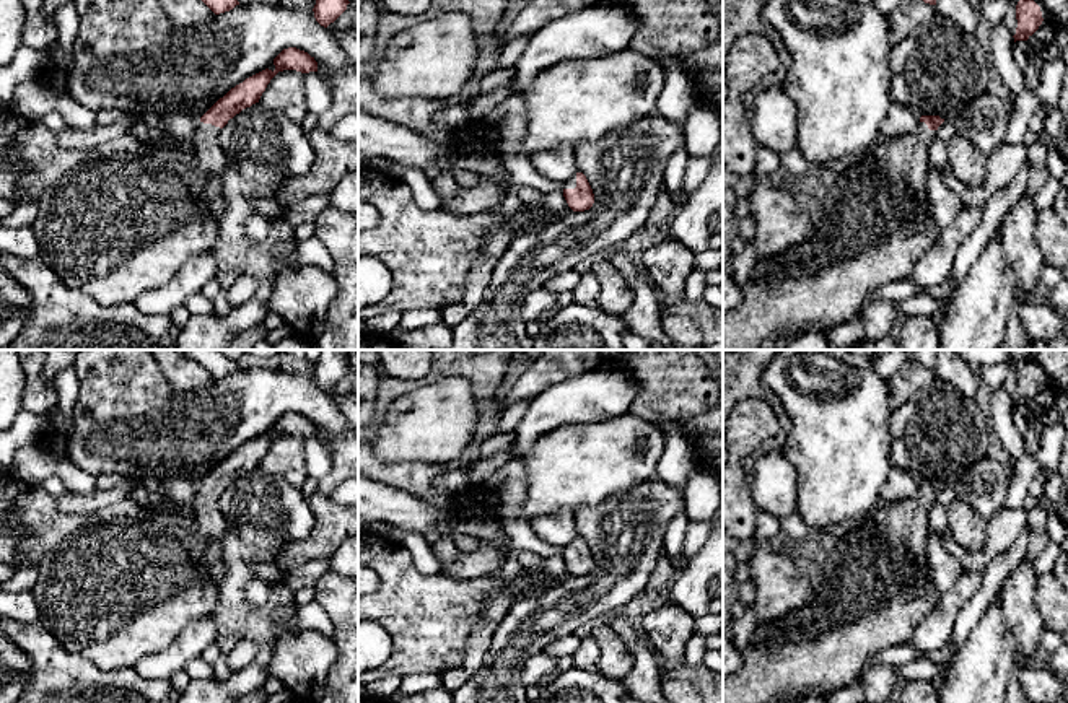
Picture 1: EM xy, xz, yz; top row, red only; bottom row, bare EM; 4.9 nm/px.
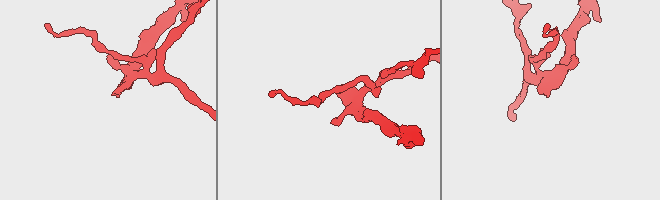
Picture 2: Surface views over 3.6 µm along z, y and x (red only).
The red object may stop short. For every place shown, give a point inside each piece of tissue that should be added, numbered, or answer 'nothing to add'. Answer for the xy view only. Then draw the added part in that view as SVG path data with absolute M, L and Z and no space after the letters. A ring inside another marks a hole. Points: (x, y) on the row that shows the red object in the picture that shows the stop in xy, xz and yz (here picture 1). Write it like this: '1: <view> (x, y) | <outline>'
1: xy (114, 227) | M200 122L195 130L195 163L168 161L155 155L111 155L88 151L81 163L68 169L52 186L42 189L33 231L39 244L39 260L57 273L67 286L86 293L103 306L134 304L145 291L166 285L192 257L212 252L220 239L220 220L208 208L207 181L221 177L228 166L218 135L221 129Z

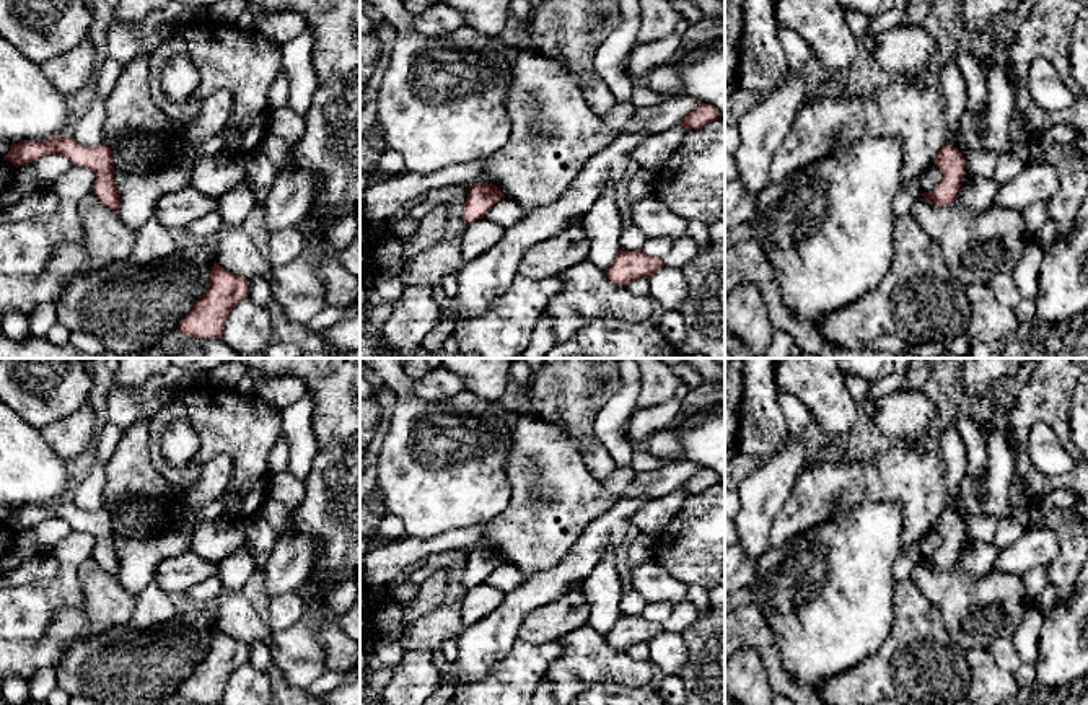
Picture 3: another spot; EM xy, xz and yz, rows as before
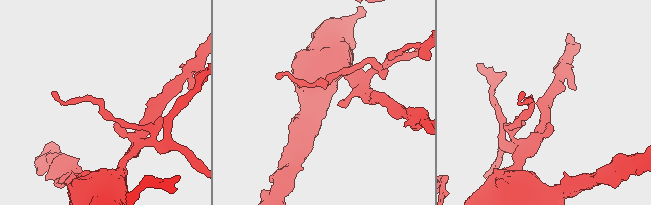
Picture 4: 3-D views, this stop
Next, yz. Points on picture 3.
nothing to add

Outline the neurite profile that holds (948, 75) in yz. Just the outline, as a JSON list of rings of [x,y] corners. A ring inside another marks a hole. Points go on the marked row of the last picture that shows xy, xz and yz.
[[[956,60],[943,62],[937,68],[935,81],[941,86],[945,94],[945,122],[946,122],[946,143],[959,145],[959,119],[966,111],[966,81]]]

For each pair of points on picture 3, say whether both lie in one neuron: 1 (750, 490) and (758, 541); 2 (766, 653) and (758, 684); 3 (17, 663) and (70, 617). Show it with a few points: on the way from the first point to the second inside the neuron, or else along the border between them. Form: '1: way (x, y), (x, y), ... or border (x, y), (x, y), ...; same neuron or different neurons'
1: way (754, 503), (754, 528); same neuron
2: border (741, 647), (751, 647), (758, 653), (772, 687); different neurons
3: way (31, 655), (38, 653), (59, 632); same neuron

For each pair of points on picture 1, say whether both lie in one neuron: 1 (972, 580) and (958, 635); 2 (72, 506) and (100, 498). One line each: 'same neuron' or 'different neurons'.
1: different neurons
2: same neuron

